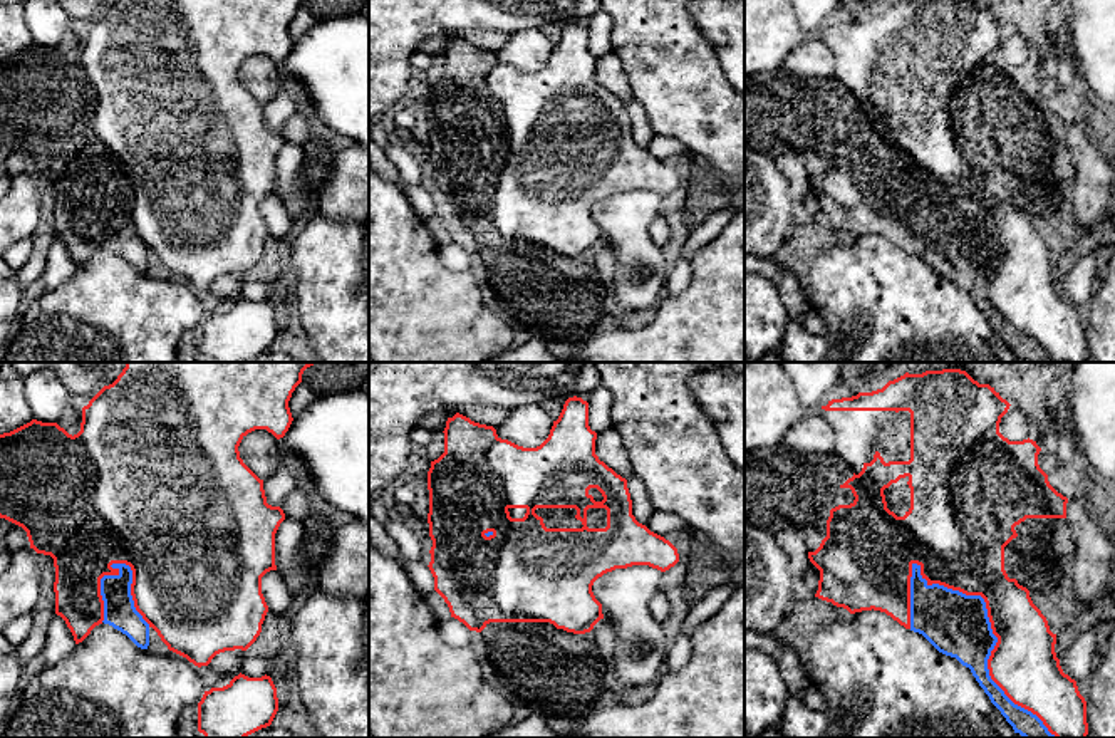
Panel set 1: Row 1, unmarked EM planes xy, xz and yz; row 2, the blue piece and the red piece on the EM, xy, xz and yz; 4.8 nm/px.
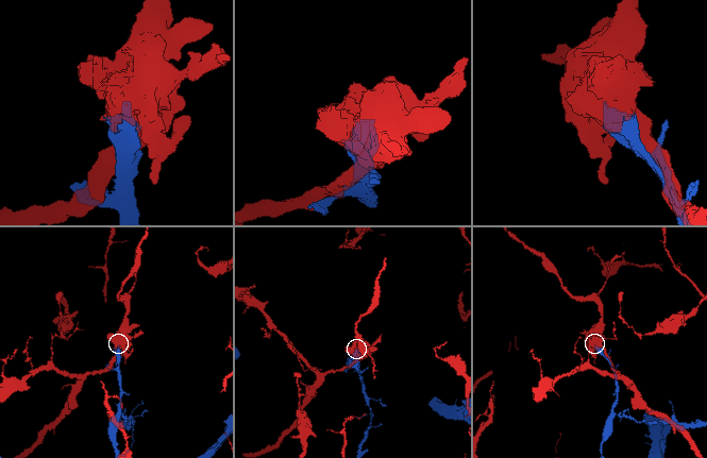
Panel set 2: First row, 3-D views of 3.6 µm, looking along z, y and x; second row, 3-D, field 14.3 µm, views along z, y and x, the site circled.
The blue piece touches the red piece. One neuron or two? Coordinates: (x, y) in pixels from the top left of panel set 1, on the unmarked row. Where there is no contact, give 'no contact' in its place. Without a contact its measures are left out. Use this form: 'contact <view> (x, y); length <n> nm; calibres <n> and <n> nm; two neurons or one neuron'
contact yz (993, 259); length 1100 nm; calibres 300 and 320 nm; two neurons

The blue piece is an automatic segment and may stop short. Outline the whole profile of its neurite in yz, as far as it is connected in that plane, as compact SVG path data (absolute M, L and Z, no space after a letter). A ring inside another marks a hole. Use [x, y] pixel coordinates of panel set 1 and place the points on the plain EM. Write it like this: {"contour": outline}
{"contour": "M912 188L910 255L922 258L939 277L969 292L991 327L1023 362L1056 362L1031 335L1014 329L991 304L988 283L998 262L986 226L939 208L929 210L921 190Z"}

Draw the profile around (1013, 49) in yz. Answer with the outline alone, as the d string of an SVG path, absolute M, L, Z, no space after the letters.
M1009 30L1008 37L1001 42L999 57L1009 65L1028 64L1029 49L1023 35Z

